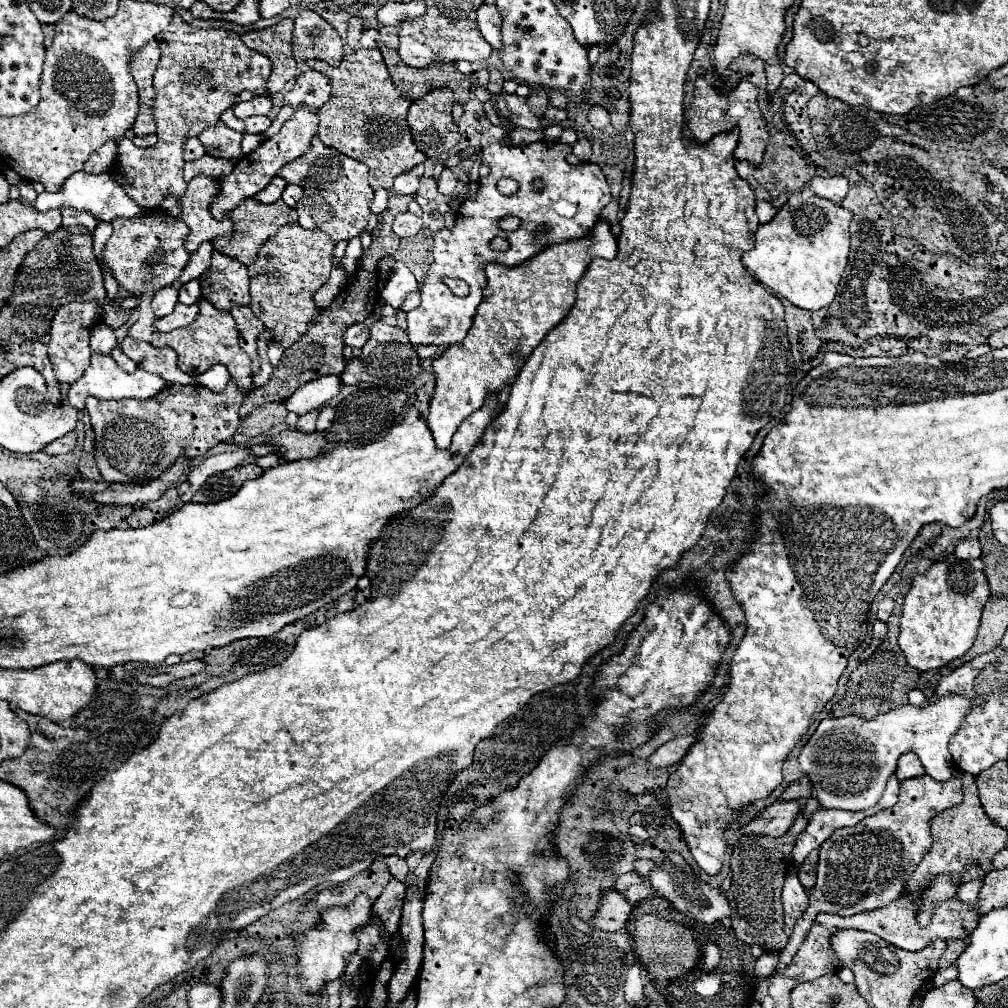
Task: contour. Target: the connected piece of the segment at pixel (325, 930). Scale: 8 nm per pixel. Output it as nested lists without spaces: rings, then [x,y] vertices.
[[[366,894],[356,896],[352,906],[348,908],[330,908],[322,914],[322,924],[310,930],[306,936],[296,936],[300,950],[300,984],[306,992],[320,992],[328,982],[344,976],[346,970],[346,956],[356,952],[354,928],[360,924],[370,922],[372,918],[372,902]]]

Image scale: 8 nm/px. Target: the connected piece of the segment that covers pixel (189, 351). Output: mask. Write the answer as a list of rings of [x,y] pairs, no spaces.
[[[202,298],[198,302],[200,312],[196,322],[192,322],[188,328],[178,328],[172,332],[154,332],[154,340],[152,346],[154,348],[172,348],[178,354],[178,368],[186,374],[204,374],[204,370],[212,368],[214,364],[224,364],[230,372],[230,378],[236,378],[236,386],[240,386],[240,390],[250,392],[252,390],[252,360],[248,358],[248,354],[244,354],[244,350],[238,344],[238,330],[236,330],[236,322],[234,318],[224,312],[224,310],[216,310],[206,298]]]

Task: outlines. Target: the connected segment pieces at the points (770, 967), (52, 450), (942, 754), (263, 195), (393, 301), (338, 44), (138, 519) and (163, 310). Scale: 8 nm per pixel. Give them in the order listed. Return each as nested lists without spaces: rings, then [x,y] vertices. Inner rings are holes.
[[[764,952],[764,956],[756,960],[756,976],[758,978],[768,977],[776,969],[778,960],[778,952]]]
[[[70,432],[68,436],[62,436],[62,438],[54,440],[52,444],[48,444],[44,452],[50,454],[50,456],[56,456],[56,454],[66,454],[66,452],[70,452],[74,446],[76,446],[76,432]]]
[[[948,696],[940,698],[936,704],[928,706],[900,706],[896,710],[890,710],[888,714],[880,714],[874,720],[862,720],[858,716],[844,716],[844,718],[824,718],[814,736],[808,740],[808,744],[800,752],[800,766],[812,780],[812,786],[816,790],[820,808],[840,808],[840,810],[866,810],[874,806],[884,786],[890,778],[890,774],[896,770],[896,760],[904,752],[916,752],[926,774],[934,780],[946,782],[946,778],[952,776],[952,758],[948,750],[950,738],[960,728],[966,712],[972,708],[972,702],[964,696]]]
[[[276,176],[264,190],[260,190],[260,192],[254,196],[254,200],[260,200],[262,204],[272,204],[272,202],[280,200],[286,184],[288,184],[288,182],[284,182],[284,178]]]
[[[394,262],[392,268],[390,268],[390,278],[388,278],[384,290],[380,292],[380,296],[390,306],[400,308],[406,294],[414,292],[416,288],[418,288],[418,282],[416,282],[414,274],[402,262]]]
[[[302,10],[294,20],[292,56],[294,60],[318,58],[330,66],[340,66],[344,54],[342,38],[338,32],[316,12]]]
[[[136,508],[128,518],[126,518],[130,528],[144,528],[154,524],[154,514],[148,508]]]
[[[174,284],[174,286],[168,286],[164,290],[158,290],[154,294],[154,300],[152,300],[152,310],[154,314],[160,318],[160,316],[166,316],[174,310],[176,302],[178,302],[178,288],[180,284]]]

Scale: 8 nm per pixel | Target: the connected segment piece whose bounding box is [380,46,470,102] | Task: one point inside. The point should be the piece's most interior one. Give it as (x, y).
(411, 83)

